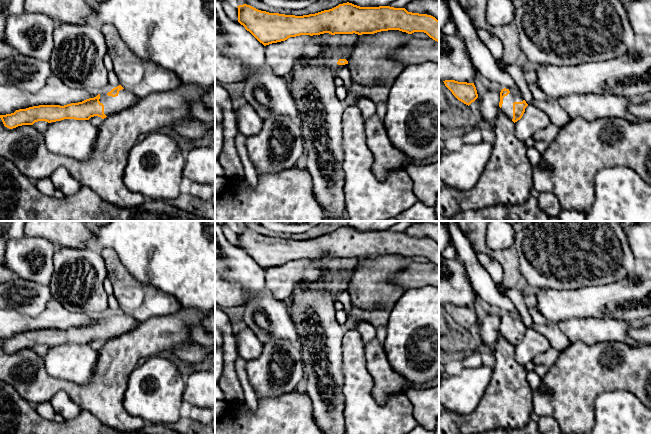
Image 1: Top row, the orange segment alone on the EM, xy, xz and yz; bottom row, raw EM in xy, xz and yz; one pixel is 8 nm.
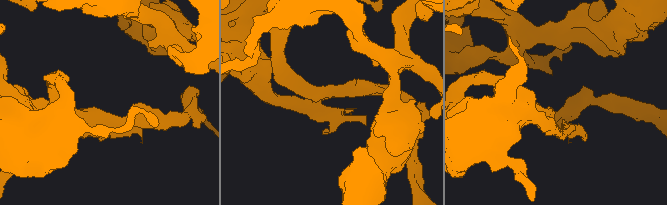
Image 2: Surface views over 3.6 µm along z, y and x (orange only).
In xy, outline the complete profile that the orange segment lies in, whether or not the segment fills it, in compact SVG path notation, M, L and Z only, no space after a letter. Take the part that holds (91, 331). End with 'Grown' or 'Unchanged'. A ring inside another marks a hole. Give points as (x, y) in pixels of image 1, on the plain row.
M108 308L96 321L86 323L82 326L71 327L64 330L60 329L39 329L33 330L26 333L16 334L14 337L0 339L0 342L5 351L9 353L16 352L22 349L33 349L38 345L46 345L48 347L61 345L64 343L75 343L75 344L89 344L91 341L98 340L102 343L107 340L119 337L123 334L129 333L140 323L133 317L125 314L121 309L112 310Z. Grown

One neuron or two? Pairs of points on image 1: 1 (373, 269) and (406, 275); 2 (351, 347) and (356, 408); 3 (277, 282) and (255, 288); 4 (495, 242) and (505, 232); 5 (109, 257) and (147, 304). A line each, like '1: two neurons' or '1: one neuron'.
1: two neurons
2: one neuron
3: two neurons
4: one neuron
5: one neuron

